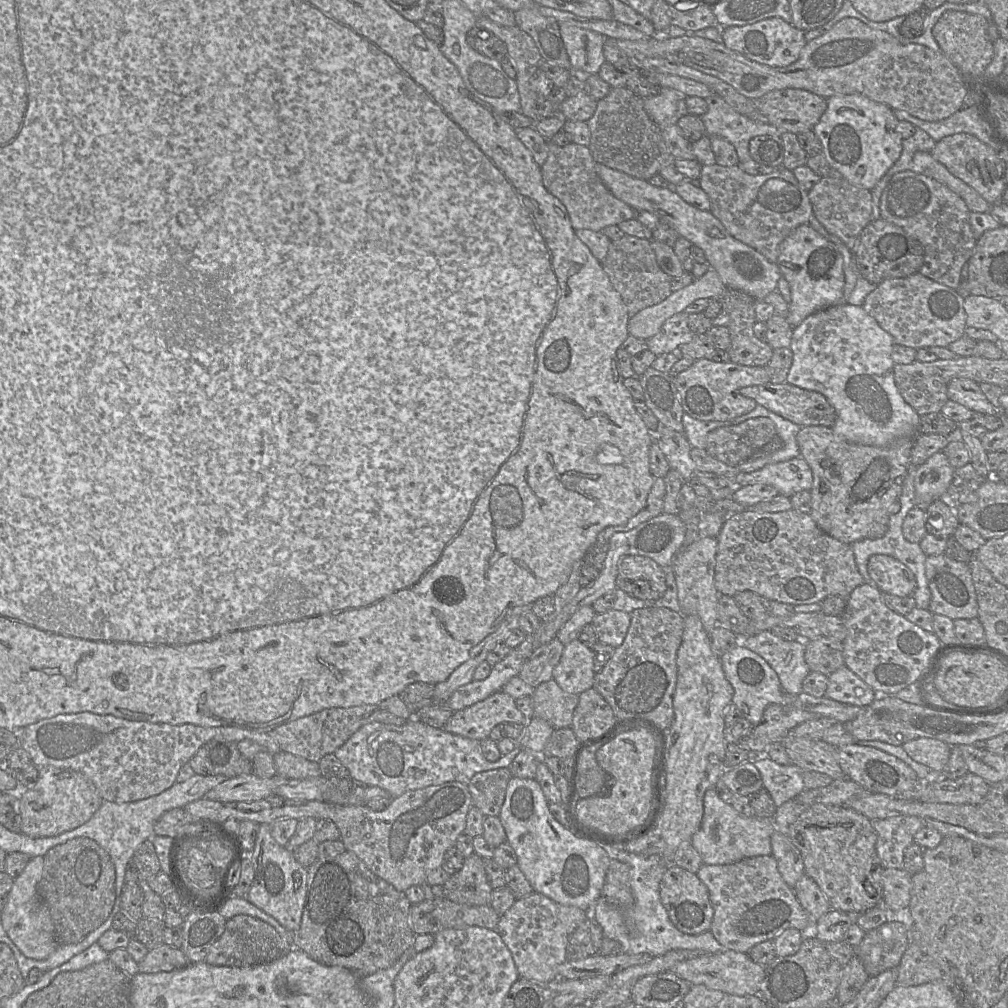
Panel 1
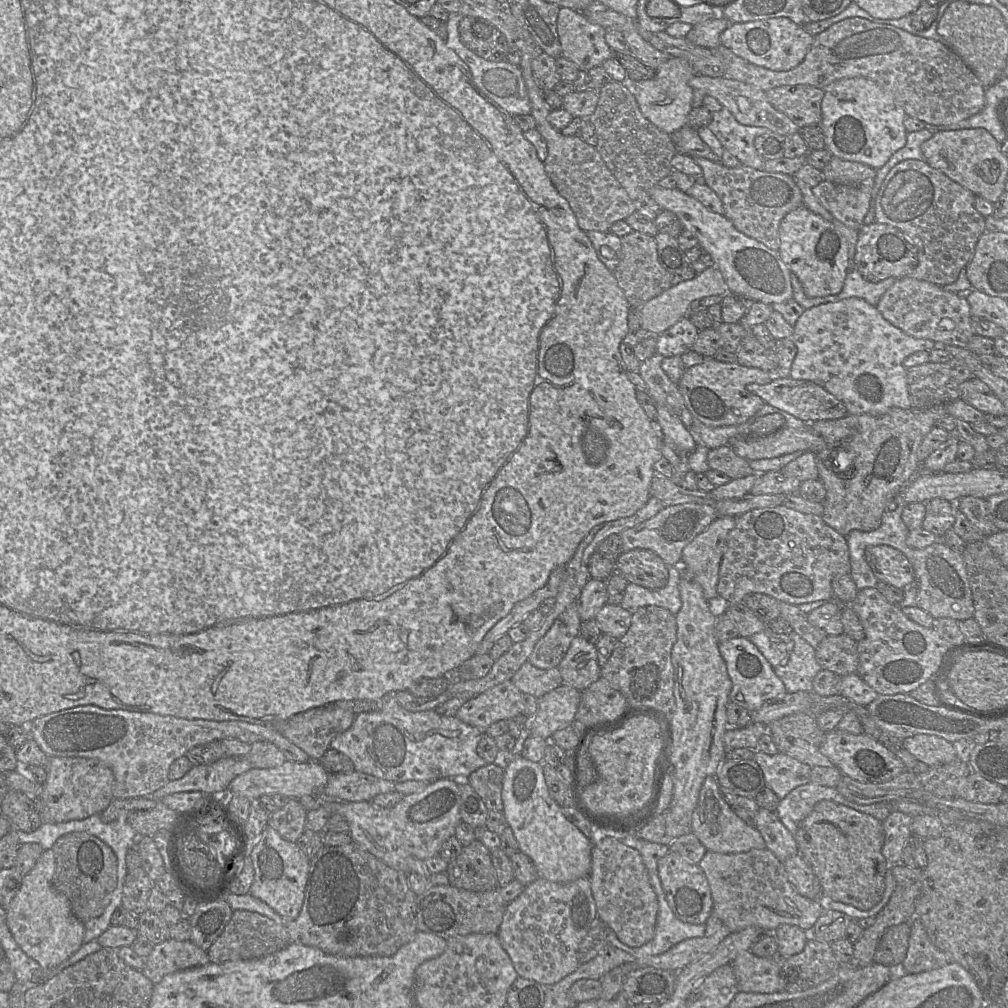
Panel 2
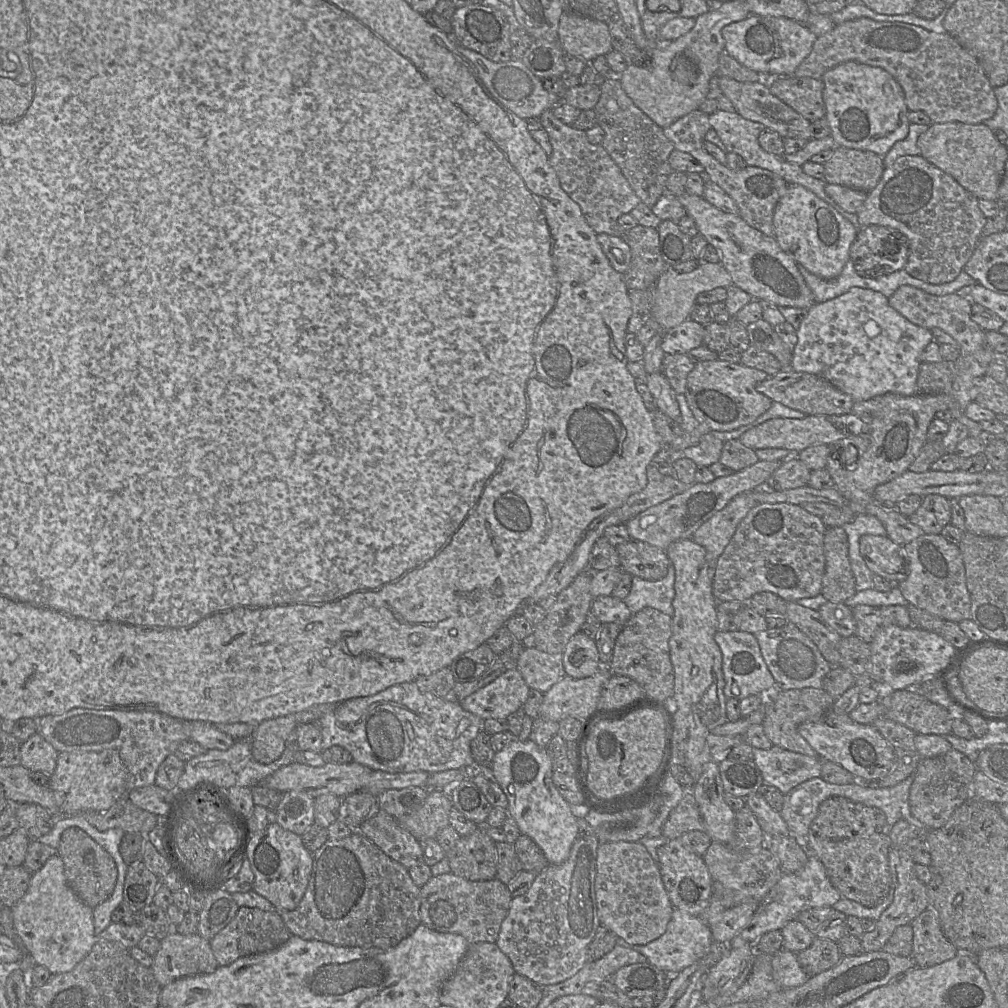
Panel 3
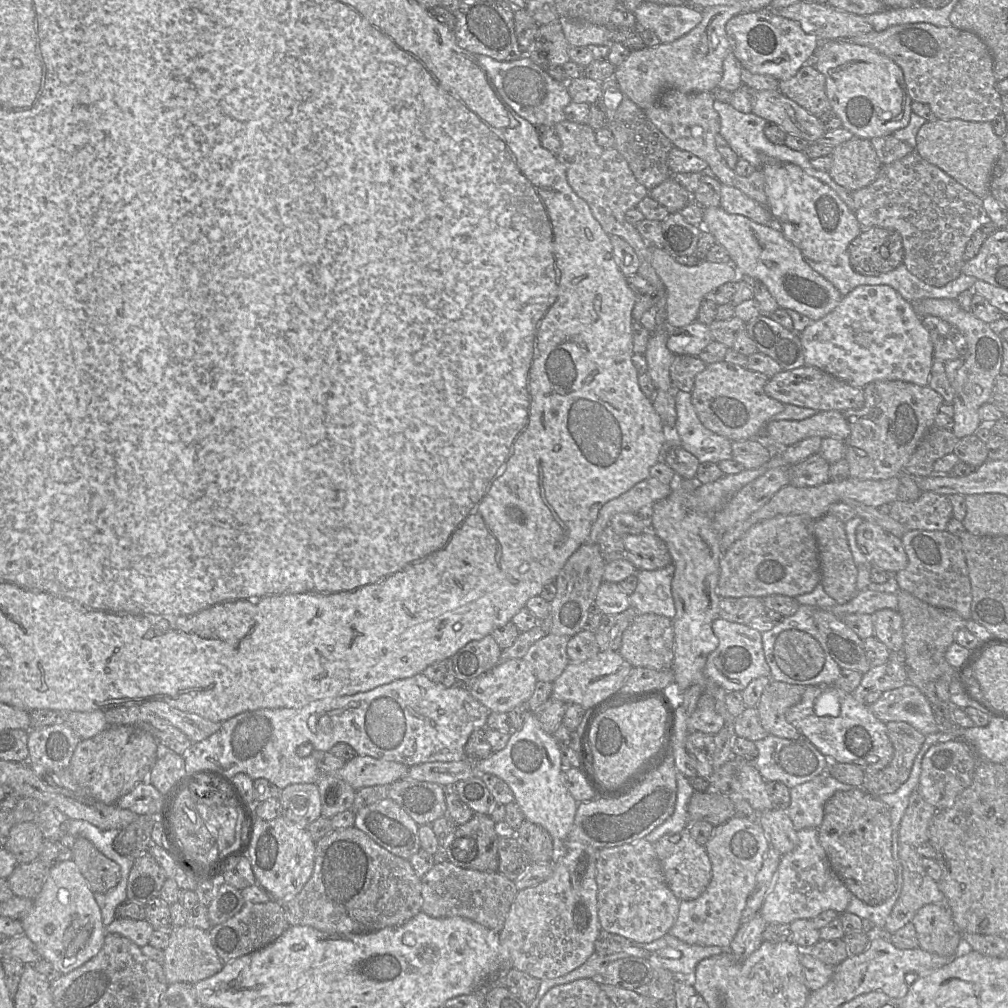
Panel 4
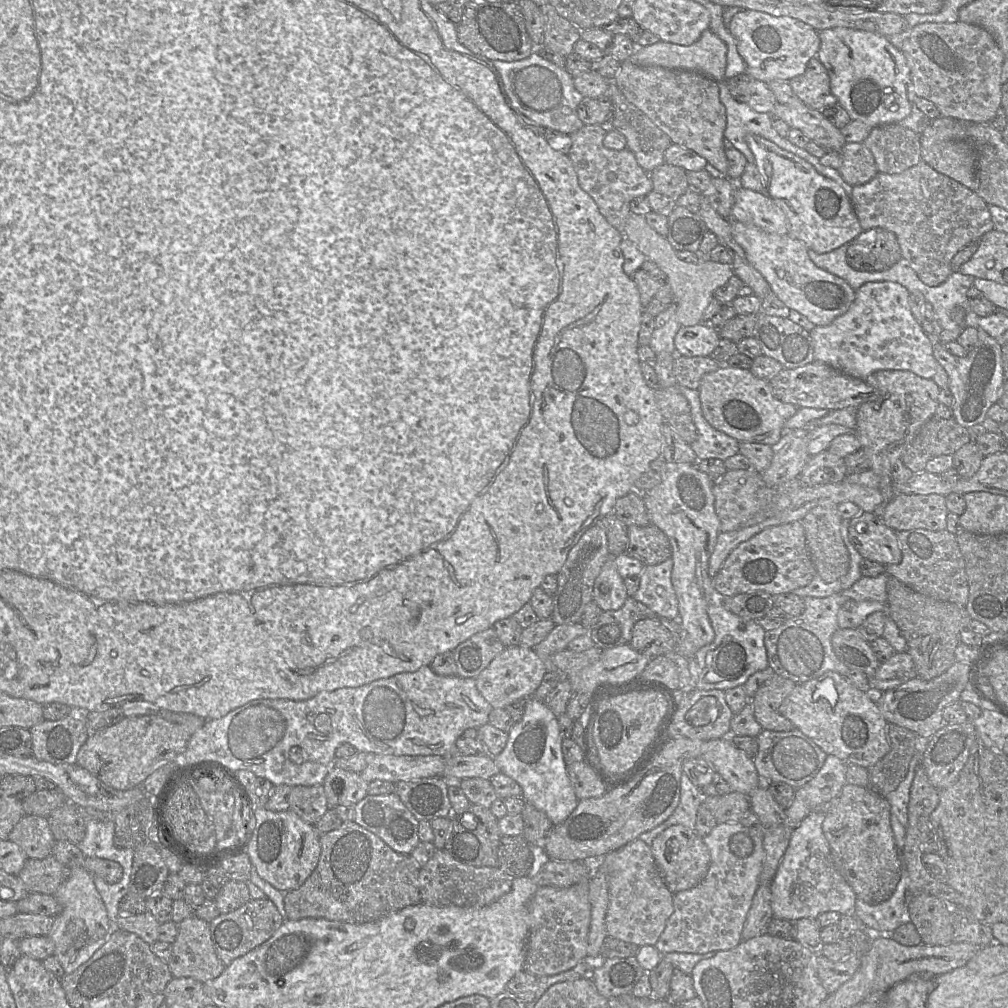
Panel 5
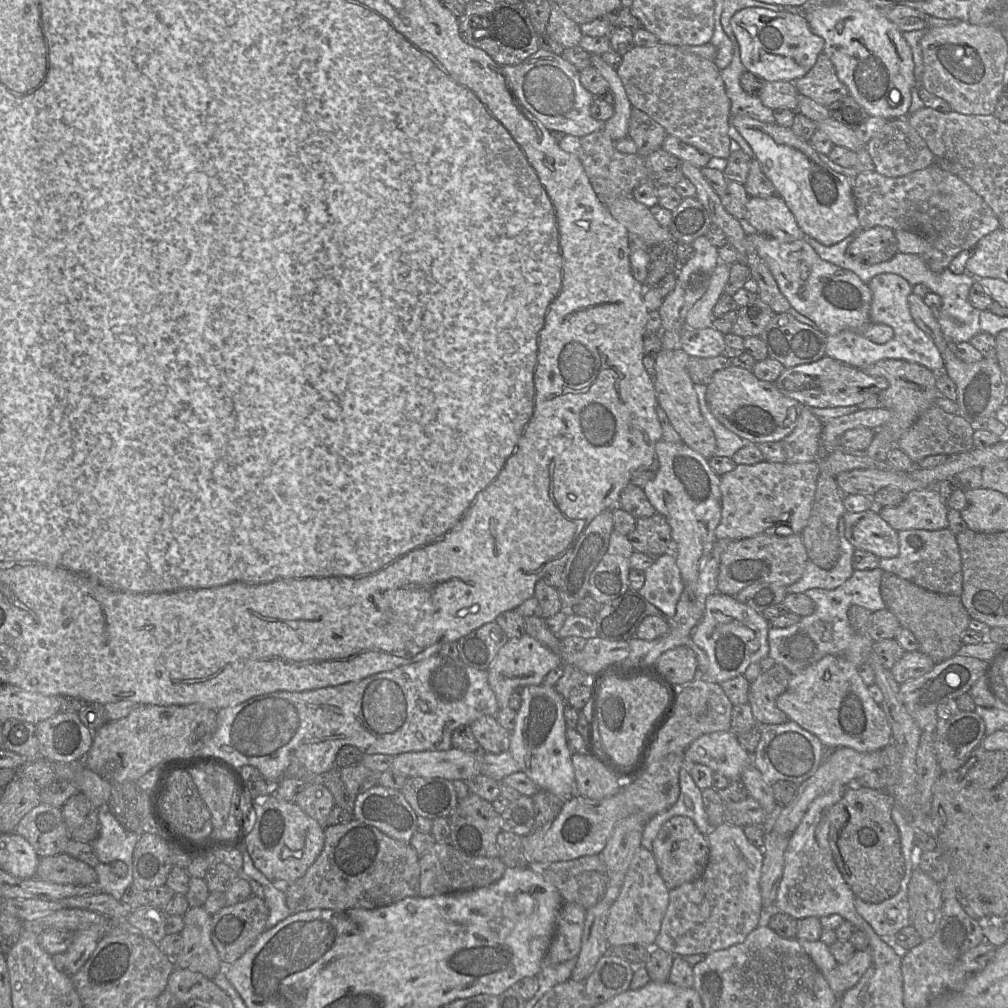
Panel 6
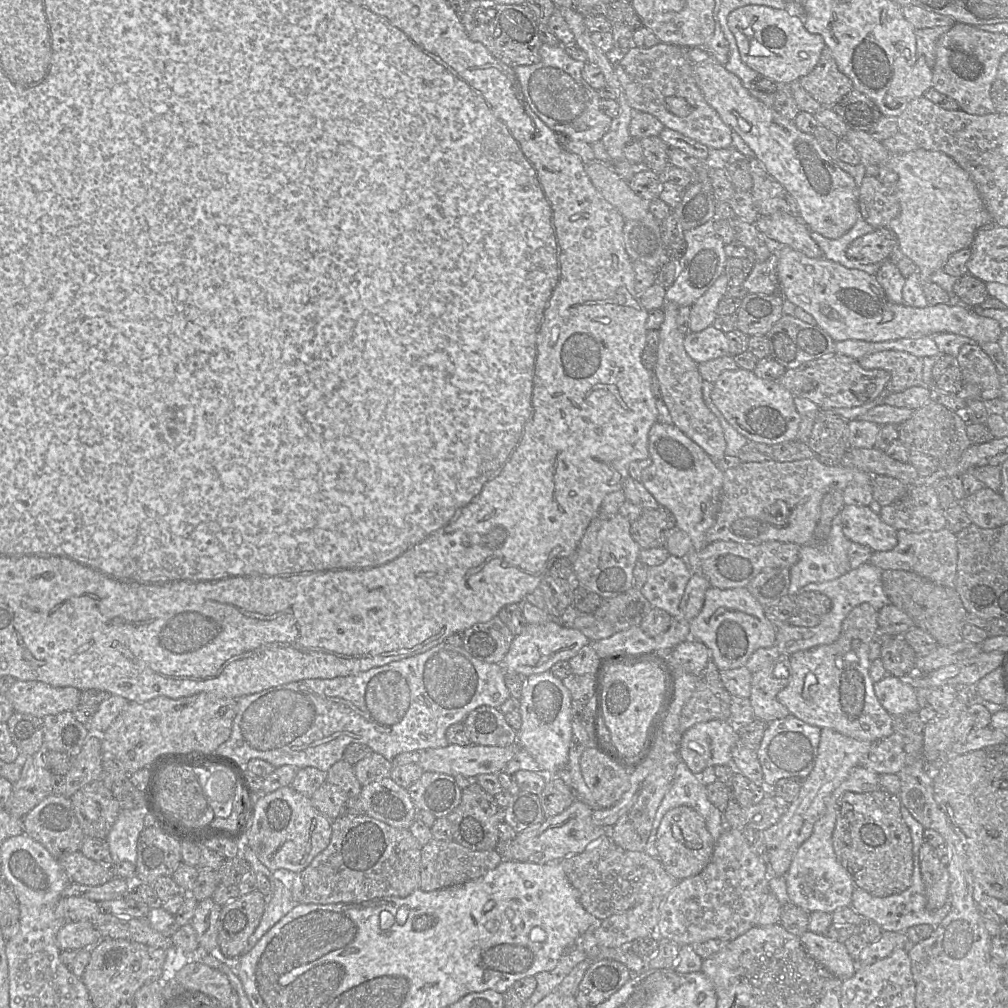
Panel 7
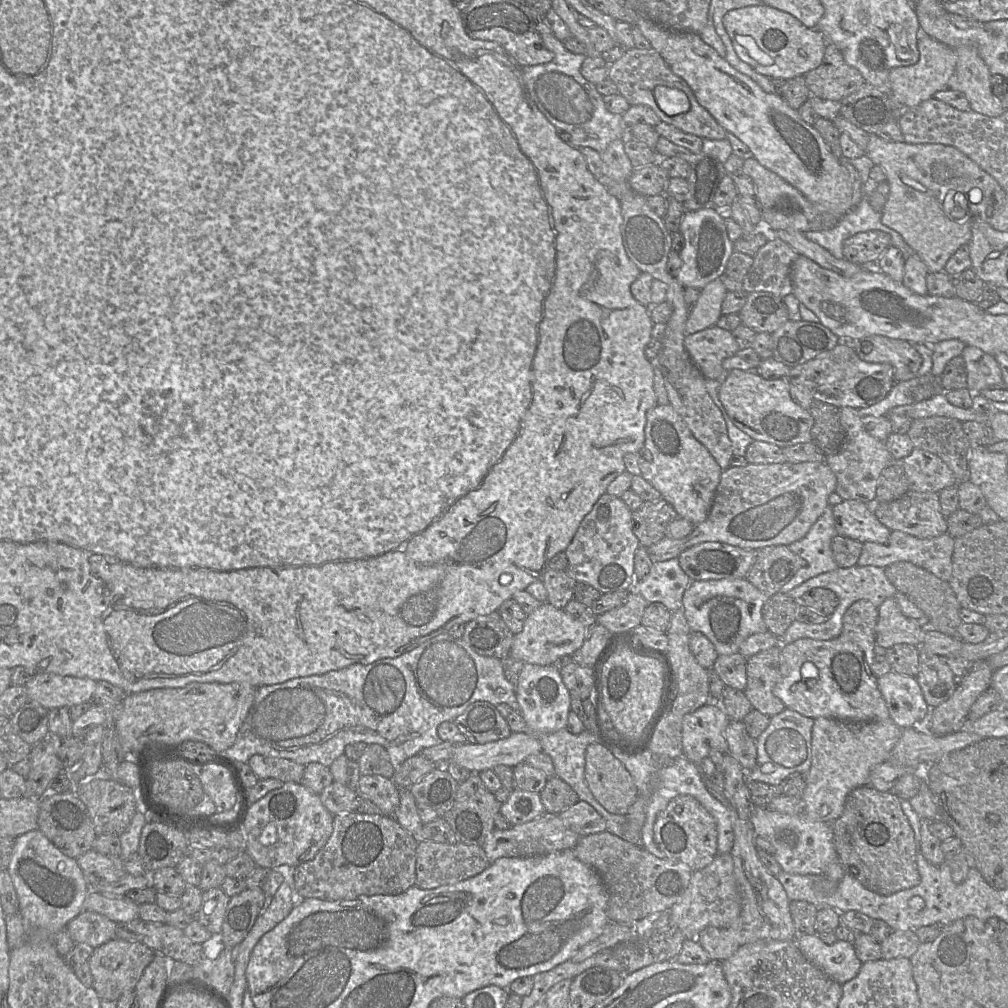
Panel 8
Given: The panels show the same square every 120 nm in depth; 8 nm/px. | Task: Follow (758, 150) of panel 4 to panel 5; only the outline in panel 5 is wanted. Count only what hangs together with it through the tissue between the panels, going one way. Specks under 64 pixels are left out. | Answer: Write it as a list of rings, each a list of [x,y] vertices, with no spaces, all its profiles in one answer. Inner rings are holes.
[[[726,79],[719,82],[719,90],[720,90],[719,97],[720,97],[722,104],[726,108],[726,117],[727,117],[724,137],[727,138],[733,144],[733,146],[746,157],[748,162],[755,163],[755,158],[745,140],[745,137],[749,133],[760,135],[774,142],[780,148],[787,150],[799,156],[800,158],[806,160],[807,162],[809,162],[819,174],[839,184],[844,189],[845,193],[850,199],[853,186],[851,186],[850,184],[848,184],[842,179],[837,169],[822,165],[819,161],[819,158],[811,155],[805,148],[800,148],[794,145],[793,143],[791,143],[787,137],[780,136],[771,125],[771,114],[770,113],[756,112],[748,105],[748,103],[737,101],[729,92],[727,88],[727,84],[726,84]]]

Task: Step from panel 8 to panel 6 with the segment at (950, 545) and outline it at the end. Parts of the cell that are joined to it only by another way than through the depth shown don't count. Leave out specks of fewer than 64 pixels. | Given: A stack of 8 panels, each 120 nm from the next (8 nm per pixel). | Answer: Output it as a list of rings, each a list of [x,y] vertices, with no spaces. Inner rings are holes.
[[[948,528],[940,530],[907,529],[897,531],[899,553],[893,558],[881,558],[879,568],[894,573],[930,592],[961,596],[962,564],[956,535]]]

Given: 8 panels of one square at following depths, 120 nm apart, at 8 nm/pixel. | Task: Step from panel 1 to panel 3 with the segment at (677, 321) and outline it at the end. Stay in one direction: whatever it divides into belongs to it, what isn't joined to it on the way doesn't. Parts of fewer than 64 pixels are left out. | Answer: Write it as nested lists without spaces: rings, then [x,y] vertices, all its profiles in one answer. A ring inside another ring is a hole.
[[[687,319],[680,325],[664,331],[661,344],[666,355],[687,354],[703,345],[705,326]]]

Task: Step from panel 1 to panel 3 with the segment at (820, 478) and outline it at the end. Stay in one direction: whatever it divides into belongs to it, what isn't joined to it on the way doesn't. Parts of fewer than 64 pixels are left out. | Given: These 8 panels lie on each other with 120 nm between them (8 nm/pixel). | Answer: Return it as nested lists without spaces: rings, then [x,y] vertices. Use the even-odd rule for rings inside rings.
[[[885,393],[868,400],[855,401],[847,414],[826,416],[846,436],[829,445],[830,454],[825,468],[834,481],[834,487],[845,497],[846,503],[840,507],[838,516],[821,517],[826,527],[842,527],[852,521],[856,515],[865,513],[866,505],[873,501],[875,487],[908,470],[927,441],[928,426],[936,412],[949,410],[953,402],[956,401],[949,393],[934,395],[916,393],[911,396]],[[850,424],[853,427],[860,424],[860,431],[870,435],[870,446],[866,452],[860,454],[854,442],[854,434],[849,431]],[[845,450],[853,453],[849,458],[849,463],[852,464],[851,469],[846,468],[841,461]]]

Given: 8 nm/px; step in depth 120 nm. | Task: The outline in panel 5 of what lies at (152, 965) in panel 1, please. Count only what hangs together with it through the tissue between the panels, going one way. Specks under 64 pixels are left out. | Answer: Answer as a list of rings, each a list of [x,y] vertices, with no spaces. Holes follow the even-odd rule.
[[[192,914],[176,924],[178,934],[172,943],[172,954],[167,962],[173,978],[190,977],[202,983],[217,978],[226,966],[215,952],[209,923]]]

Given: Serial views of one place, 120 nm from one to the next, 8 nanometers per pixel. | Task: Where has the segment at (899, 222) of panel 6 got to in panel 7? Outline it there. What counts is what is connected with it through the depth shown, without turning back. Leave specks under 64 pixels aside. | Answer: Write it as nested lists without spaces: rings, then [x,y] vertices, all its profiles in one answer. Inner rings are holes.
[[[866,175],[858,191],[862,218],[874,228],[887,227],[900,213],[895,185],[885,185],[877,177]]]

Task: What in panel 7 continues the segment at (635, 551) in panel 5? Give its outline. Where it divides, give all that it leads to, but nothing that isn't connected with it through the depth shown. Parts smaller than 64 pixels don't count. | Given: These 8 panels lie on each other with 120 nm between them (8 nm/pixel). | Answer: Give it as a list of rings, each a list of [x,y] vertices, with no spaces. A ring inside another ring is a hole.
[[[659,506],[656,509],[643,509],[641,515],[631,523],[630,535],[641,549],[665,547],[666,541],[676,528],[674,515],[666,508]]]

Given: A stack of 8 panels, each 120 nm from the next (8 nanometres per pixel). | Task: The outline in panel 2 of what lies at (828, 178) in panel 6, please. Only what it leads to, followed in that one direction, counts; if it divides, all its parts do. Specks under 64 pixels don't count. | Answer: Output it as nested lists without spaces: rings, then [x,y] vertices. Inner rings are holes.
[[[802,205],[782,219],[779,239],[780,257],[797,276],[806,296],[814,298],[840,293],[848,273],[848,247],[834,224]]]

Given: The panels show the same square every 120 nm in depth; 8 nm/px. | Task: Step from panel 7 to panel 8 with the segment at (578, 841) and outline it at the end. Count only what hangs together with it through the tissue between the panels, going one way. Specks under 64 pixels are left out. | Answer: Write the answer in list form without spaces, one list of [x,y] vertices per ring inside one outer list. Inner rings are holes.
[[[544,813],[530,822],[511,826],[507,830],[495,829],[481,847],[491,864],[502,857],[525,858],[573,849],[580,838],[563,824],[558,815]]]

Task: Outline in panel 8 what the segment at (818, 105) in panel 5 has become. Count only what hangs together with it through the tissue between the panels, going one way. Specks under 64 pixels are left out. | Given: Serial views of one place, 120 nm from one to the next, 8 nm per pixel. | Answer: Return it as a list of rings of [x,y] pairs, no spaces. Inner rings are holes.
[[[826,43],[822,63],[803,77],[810,95],[833,101],[842,101],[866,82],[832,43]]]

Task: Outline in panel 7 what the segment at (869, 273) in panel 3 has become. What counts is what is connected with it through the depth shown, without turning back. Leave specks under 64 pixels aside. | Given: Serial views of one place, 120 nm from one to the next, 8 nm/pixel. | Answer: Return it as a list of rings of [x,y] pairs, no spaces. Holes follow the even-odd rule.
[[[877,228],[850,243],[846,255],[861,264],[881,263],[889,260],[896,243],[897,237],[889,228]]]

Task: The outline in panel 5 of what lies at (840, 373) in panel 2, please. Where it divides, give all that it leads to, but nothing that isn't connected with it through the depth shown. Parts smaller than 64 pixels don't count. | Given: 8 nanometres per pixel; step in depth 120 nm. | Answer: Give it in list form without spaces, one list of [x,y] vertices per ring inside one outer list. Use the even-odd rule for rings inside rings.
[[[891,281],[868,282],[855,291],[849,309],[825,326],[815,326],[809,333],[814,359],[850,376],[864,379],[877,370],[908,370],[932,379],[937,360],[932,345],[909,306],[909,291]]]

